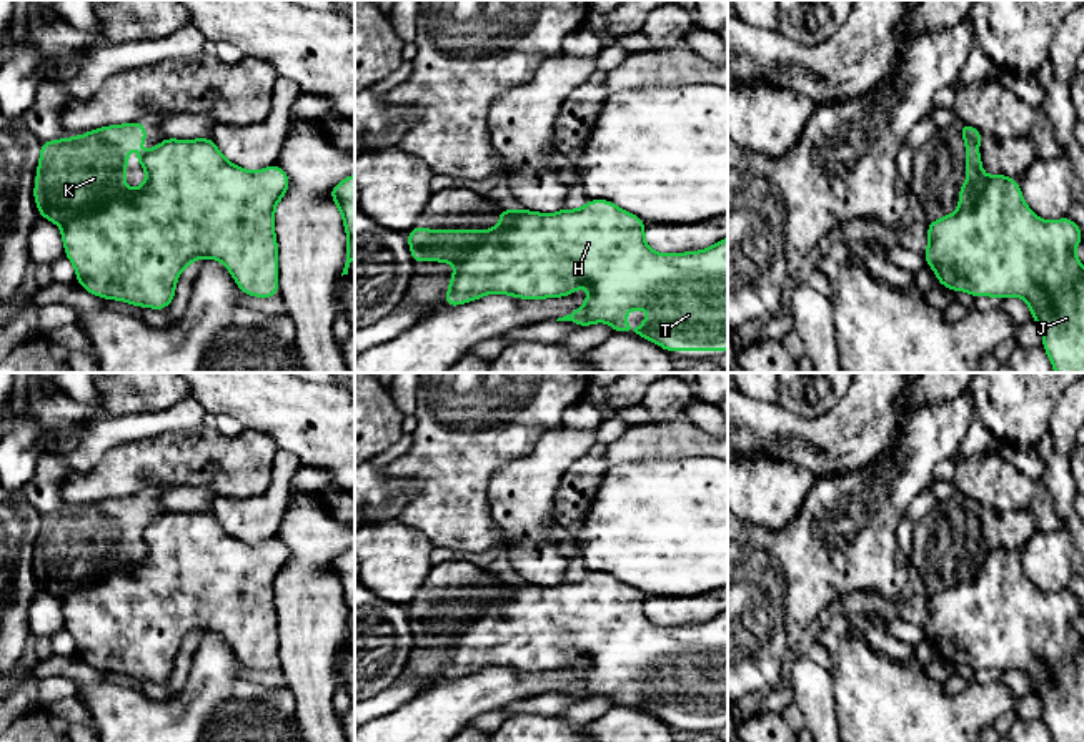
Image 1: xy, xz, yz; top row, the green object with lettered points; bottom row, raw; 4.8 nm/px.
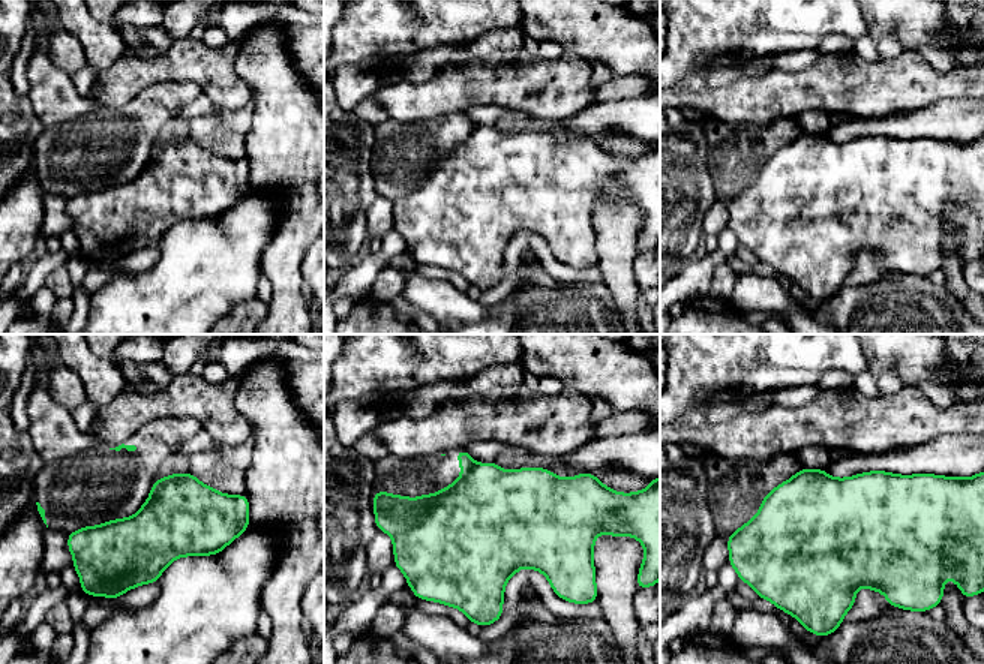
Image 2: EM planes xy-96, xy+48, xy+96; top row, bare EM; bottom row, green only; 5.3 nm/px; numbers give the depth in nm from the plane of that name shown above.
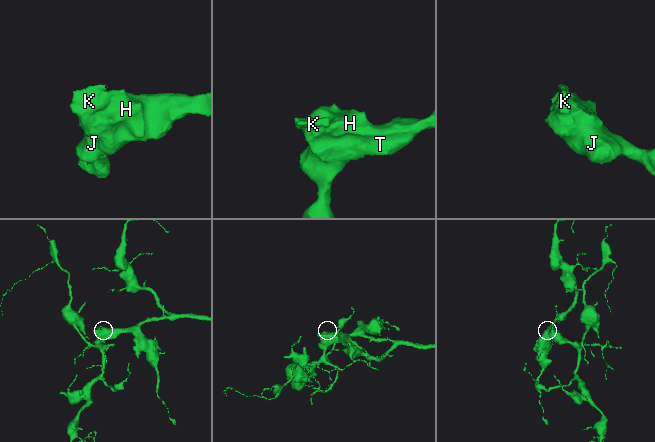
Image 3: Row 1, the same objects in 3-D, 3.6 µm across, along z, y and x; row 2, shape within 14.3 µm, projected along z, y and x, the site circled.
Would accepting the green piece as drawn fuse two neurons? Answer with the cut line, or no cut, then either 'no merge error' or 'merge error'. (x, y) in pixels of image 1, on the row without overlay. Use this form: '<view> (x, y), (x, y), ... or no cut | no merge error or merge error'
xy (122, 554), (110, 558), (99, 579), (60, 599) | merge error

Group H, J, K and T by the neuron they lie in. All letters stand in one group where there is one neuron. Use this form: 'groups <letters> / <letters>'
groups H J T / K

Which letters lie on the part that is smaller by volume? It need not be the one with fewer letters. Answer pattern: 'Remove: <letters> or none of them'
Remove: K

